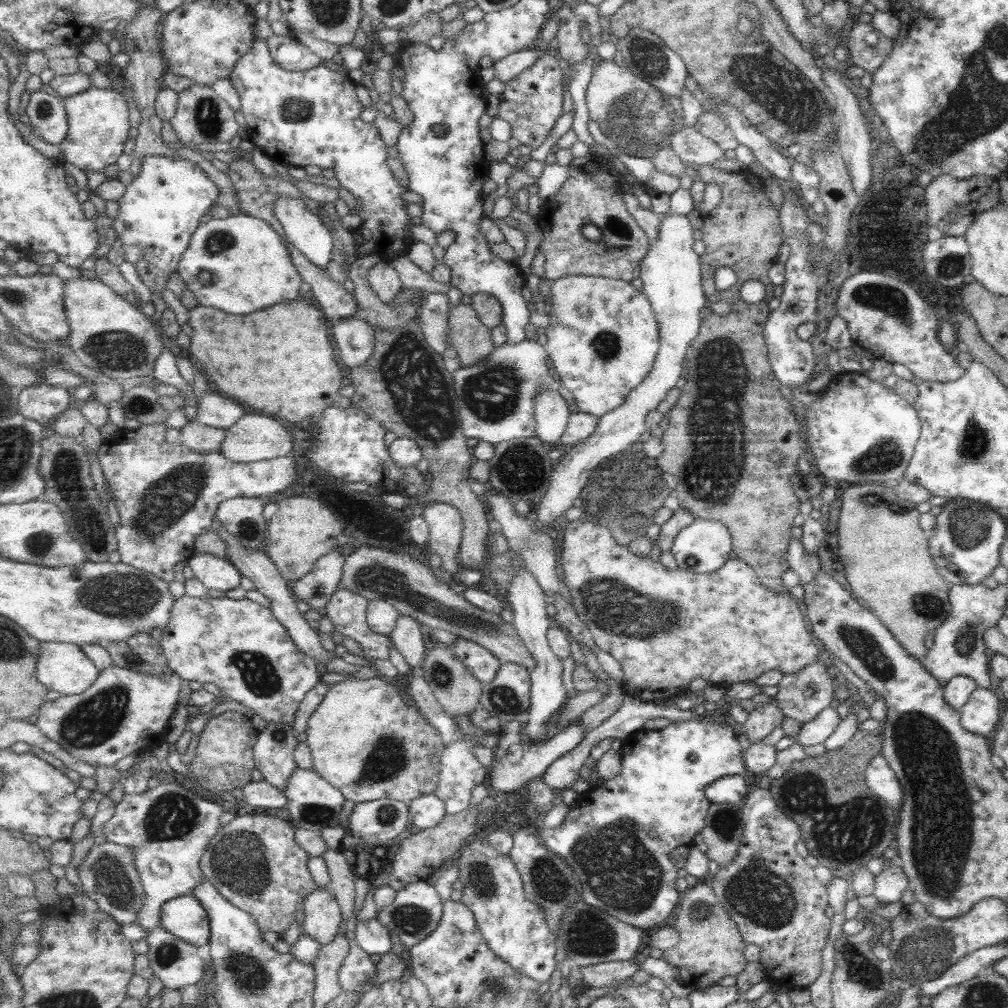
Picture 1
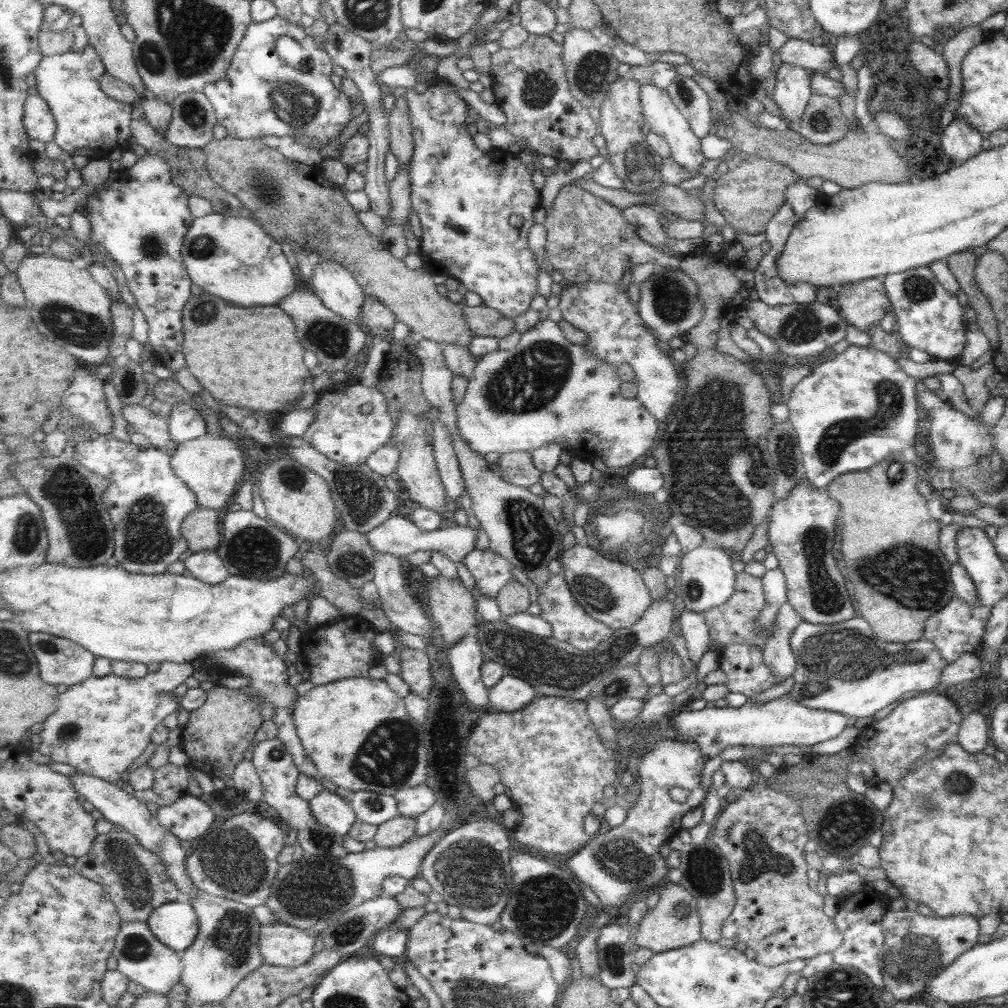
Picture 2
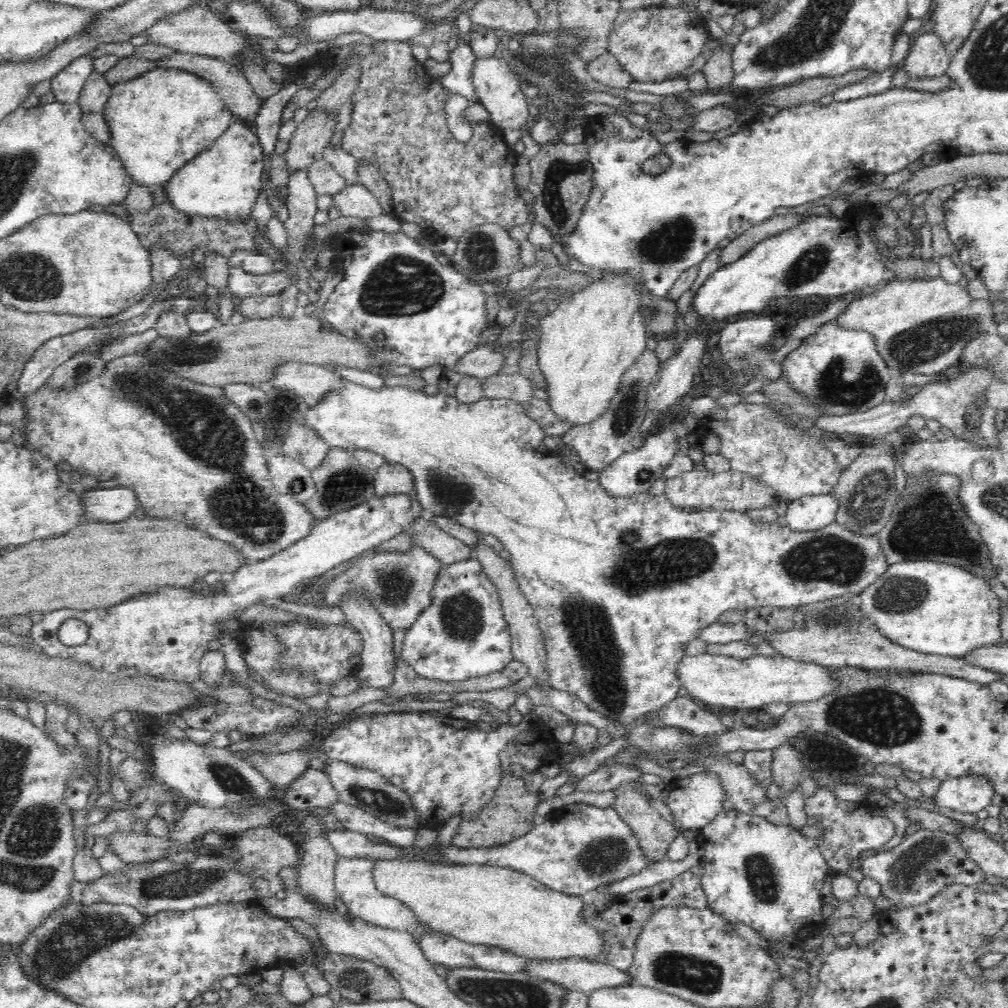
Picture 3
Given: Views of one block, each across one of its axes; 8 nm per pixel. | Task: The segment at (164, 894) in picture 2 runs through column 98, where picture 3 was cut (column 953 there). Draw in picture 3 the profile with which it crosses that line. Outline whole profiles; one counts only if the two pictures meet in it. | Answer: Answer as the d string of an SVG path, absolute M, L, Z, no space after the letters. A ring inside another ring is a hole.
M920 829L885 852L858 858L864 875L881 885L882 896L891 900L893 906L918 906L934 898L934 895L950 884L972 886L984 882L986 876L962 850L955 835L944 831Z

